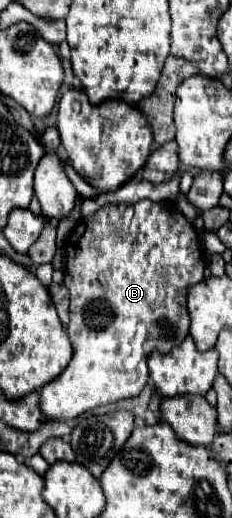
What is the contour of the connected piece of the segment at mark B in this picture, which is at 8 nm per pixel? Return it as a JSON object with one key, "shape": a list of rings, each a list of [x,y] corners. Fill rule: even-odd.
{"shape":[[[141,199],[137,203],[119,203],[119,205],[103,205],[101,209],[97,209],[93,215],[83,217],[75,231],[71,233],[71,237],[67,239],[67,263],[65,263],[65,287],[69,289],[71,295],[71,311],[69,311],[69,325],[67,325],[67,333],[69,339],[73,343],[73,359],[67,365],[67,369],[53,379],[51,383],[47,383],[41,389],[41,411],[47,419],[75,419],[85,411],[91,411],[95,407],[107,405],[107,403],[115,403],[121,399],[129,399],[129,397],[137,397],[147,379],[149,379],[149,371],[147,371],[147,357],[153,351],[161,351],[161,353],[169,353],[173,347],[177,347],[187,335],[189,335],[189,313],[187,313],[187,291],[189,287],[197,285],[199,281],[203,281],[203,273],[205,273],[205,253],[203,253],[203,245],[201,245],[201,237],[197,233],[197,229],[183,217],[181,211],[173,209],[175,205],[171,203],[155,203],[149,199]]]}

